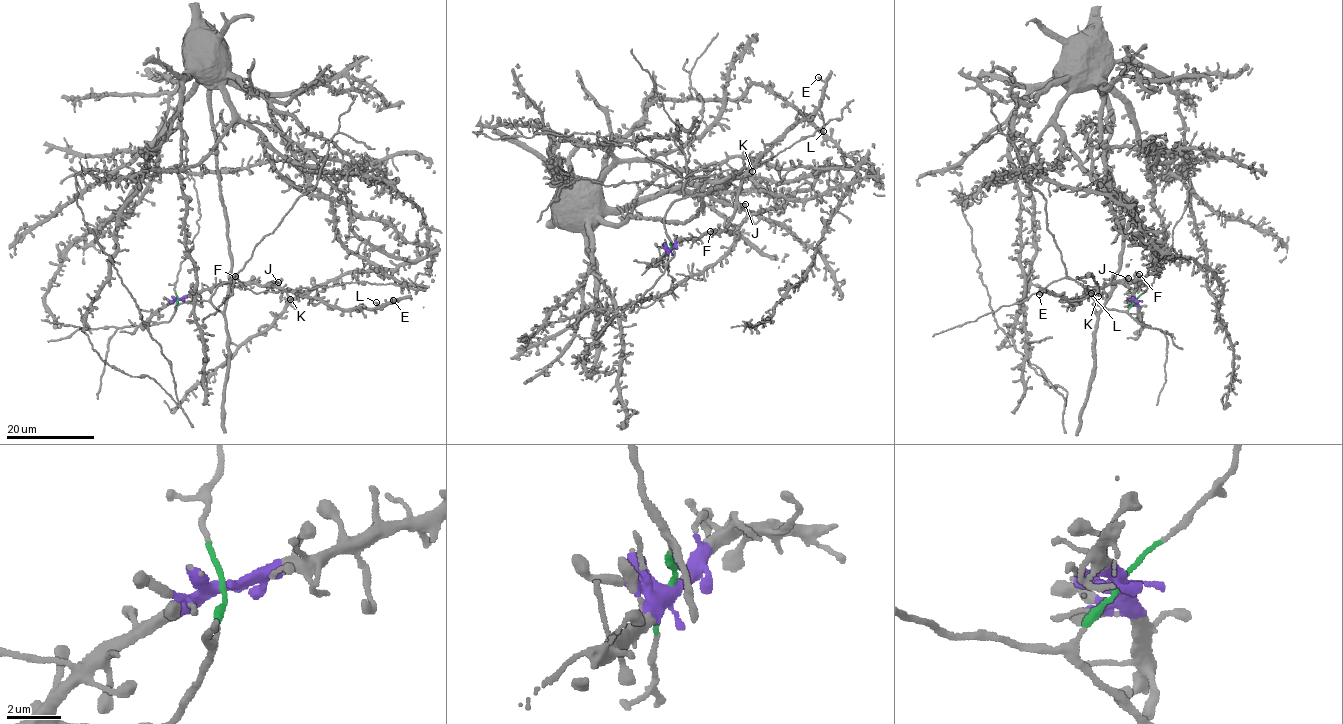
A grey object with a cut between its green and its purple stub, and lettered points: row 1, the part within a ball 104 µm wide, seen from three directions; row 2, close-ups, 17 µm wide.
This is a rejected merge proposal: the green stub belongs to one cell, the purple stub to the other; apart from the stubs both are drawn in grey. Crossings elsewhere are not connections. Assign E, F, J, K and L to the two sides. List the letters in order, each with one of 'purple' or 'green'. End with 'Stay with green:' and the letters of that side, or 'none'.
E: purple
F: purple
J: purple
K: purple
L: purple
Stay with green: none

